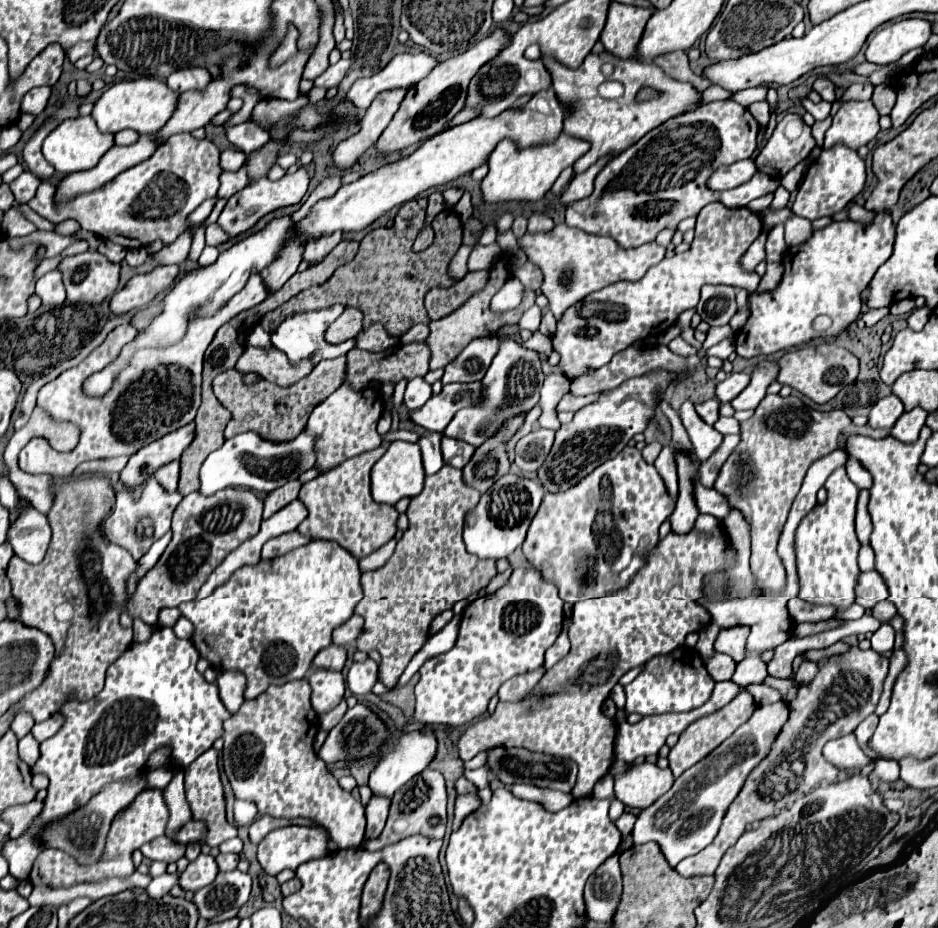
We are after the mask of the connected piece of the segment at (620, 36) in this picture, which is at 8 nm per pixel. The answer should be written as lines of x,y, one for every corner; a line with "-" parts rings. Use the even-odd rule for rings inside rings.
611,2
607,24
601,32
601,42
607,52
619,58
631,58
635,54
635,44
639,42
645,20
649,20
651,10
641,6

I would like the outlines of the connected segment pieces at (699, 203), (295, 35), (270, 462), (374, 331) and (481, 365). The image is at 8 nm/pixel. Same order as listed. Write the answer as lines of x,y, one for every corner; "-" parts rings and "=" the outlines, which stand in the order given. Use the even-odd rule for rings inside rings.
729,100
701,104
691,112
673,116
605,164
595,178
593,194
567,206
567,226
581,228
597,236
611,236
623,248
637,248
641,244
653,242
657,232
665,228
677,228
683,218
697,216
699,210
709,202
721,202
729,208
747,206
751,200
767,192
775,192
779,180
765,174
755,174
747,184
725,192
707,188
707,180
719,166
749,158
757,146
757,132
759,124
753,114
745,106
-
681,126
703,128
693,128
689,138
683,136
677,140
675,130
=
289,24
285,38
279,42
279,46
275,48
275,52
269,58
269,68
279,68
283,62
287,62
291,56
295,56
299,50
297,40
299,40
299,30
293,24
=
243,432
243,434
237,434
235,438
225,440
225,444
219,450
211,452
205,458
199,474
199,480
201,480
199,494
211,496
227,486
235,486
235,488
245,486
257,492
271,492
283,486
285,480
297,478
301,472
313,468
313,464
315,464
313,436
305,432
301,432
293,442
285,442
285,444
263,440
255,432
=
373,324
369,328
363,328
357,336
357,348
373,350
373,352
387,350
389,346
395,346
395,342
397,342
397,338
389,336
381,324
=
487,336
487,338
477,338
465,346
465,350
445,366
445,374
441,378
443,384
449,382
475,382
481,380
497,354
499,348
499,338
497,336

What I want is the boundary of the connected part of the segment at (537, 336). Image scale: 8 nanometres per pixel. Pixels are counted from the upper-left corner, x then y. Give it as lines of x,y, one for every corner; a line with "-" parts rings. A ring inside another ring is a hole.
536,330
532,336
523,343
525,348
529,348
549,356
553,351
551,337
542,334
539,330

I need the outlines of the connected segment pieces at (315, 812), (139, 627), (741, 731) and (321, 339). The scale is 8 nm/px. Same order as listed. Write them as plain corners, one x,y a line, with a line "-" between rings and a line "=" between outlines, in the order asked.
307,678
291,680
283,686
271,686
267,692
259,694
255,700
245,700
239,712
235,712
225,722
225,746
223,746
223,768
233,788
237,800
255,802
259,814
275,816
275,818
307,818
329,828
331,840
337,848
355,848
361,846
365,832
365,810
359,800
351,794
343,792
335,780
335,776
327,770
325,762
317,758
313,750
313,740
317,734
317,714
311,708
311,688
=
133,620
133,640
135,642
147,642
151,638
151,632
155,632
157,626
149,626
143,620
=
785,702
759,706
731,738
717,746
705,760
683,772
669,792
643,810
643,834
639,834
639,842
659,842
671,866
709,846
721,828
727,808
741,792
747,776
771,752
773,742
787,722
787,716
789,710
=
335,304
335,306
331,306
327,310
319,310
319,312
293,314
287,320
283,320
281,326
275,332
271,332
271,342
273,342
275,348
279,348
279,350
283,350
287,354
291,364
299,364
305,358
311,360
311,364
319,364
323,358
337,358
341,354
347,354
347,350
355,344
355,340
347,340
347,342
337,344
337,346
333,346
333,344
329,344
325,340
325,332
327,332
329,324
335,322
343,310
345,310
345,306

